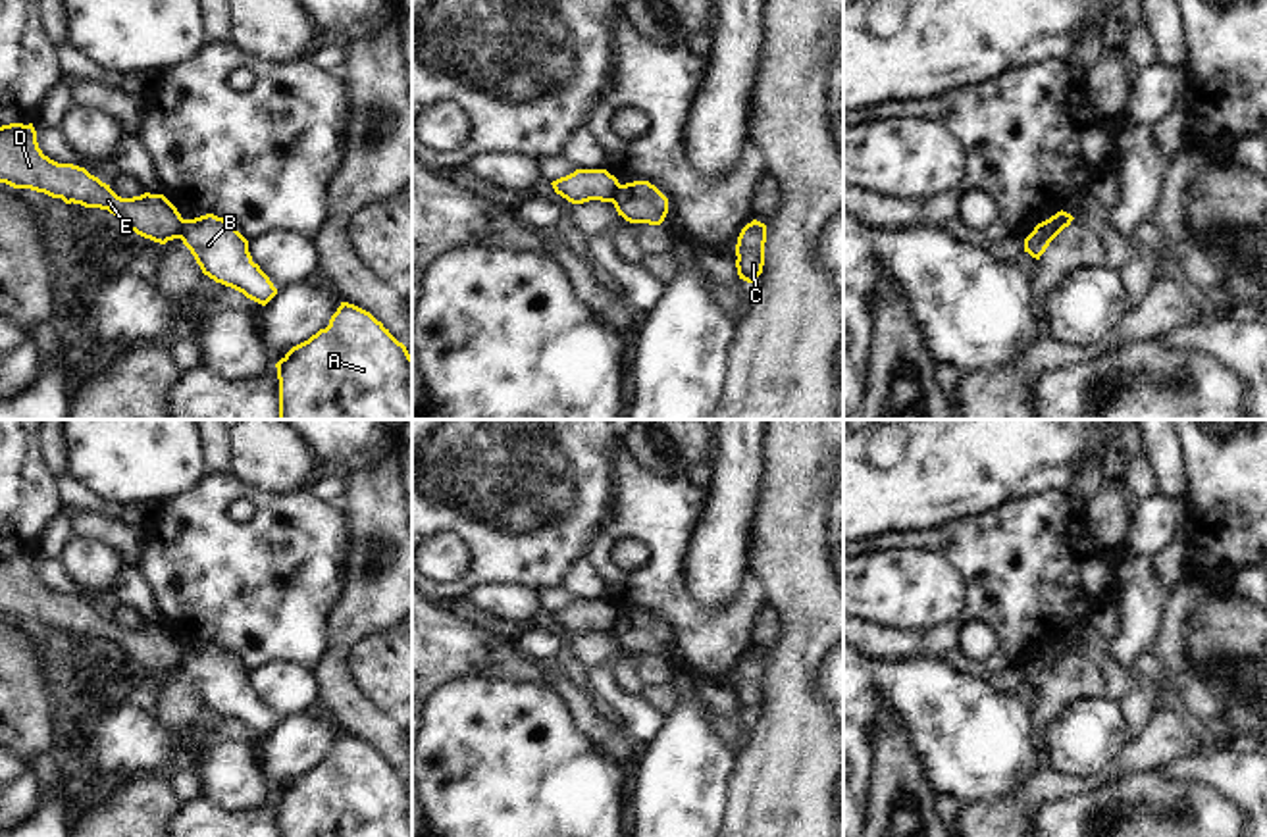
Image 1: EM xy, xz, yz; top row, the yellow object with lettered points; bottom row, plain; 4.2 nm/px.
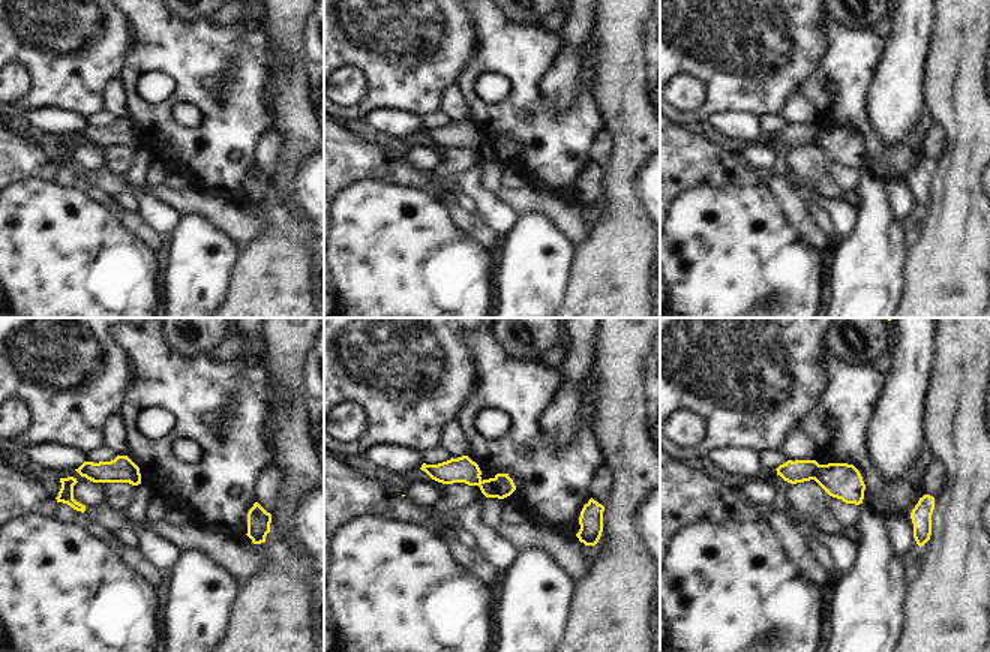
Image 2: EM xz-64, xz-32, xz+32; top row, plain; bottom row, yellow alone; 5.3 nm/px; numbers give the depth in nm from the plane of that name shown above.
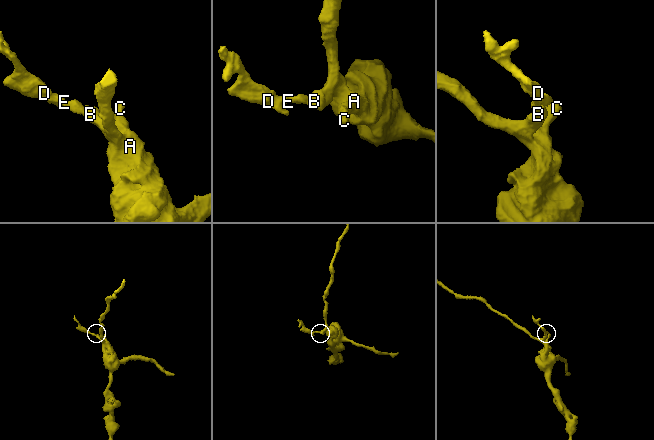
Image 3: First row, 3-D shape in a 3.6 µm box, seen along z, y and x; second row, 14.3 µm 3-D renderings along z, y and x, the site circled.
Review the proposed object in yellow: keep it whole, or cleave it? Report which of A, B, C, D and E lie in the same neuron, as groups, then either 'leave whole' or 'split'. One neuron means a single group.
groups A B C / D E; split

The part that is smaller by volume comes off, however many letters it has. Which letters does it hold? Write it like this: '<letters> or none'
D, E

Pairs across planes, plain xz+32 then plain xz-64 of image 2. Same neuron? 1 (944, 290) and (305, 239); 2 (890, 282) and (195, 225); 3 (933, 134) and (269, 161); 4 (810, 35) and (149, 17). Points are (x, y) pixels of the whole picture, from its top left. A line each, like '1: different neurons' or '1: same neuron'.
1: same neuron
2: same neuron
3: same neuron
4: different neurons

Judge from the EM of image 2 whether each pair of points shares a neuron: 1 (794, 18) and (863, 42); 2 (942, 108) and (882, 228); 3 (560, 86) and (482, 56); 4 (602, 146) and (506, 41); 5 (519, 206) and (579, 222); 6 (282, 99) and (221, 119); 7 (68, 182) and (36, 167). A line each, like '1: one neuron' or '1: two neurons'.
1: two neurons
2: two neurons
3: two neurons
4: two neurons
5: one neuron
6: two neurons
7: one neuron

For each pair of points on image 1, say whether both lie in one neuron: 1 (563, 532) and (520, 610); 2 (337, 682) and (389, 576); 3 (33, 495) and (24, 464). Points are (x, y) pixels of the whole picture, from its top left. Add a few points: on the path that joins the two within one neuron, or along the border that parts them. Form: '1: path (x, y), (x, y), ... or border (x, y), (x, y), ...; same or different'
1: border (488, 583), (522, 583), (536, 591); different
2: path (337, 655), (345, 628), (368, 603); same
3: path (25, 487), (24, 472); same

